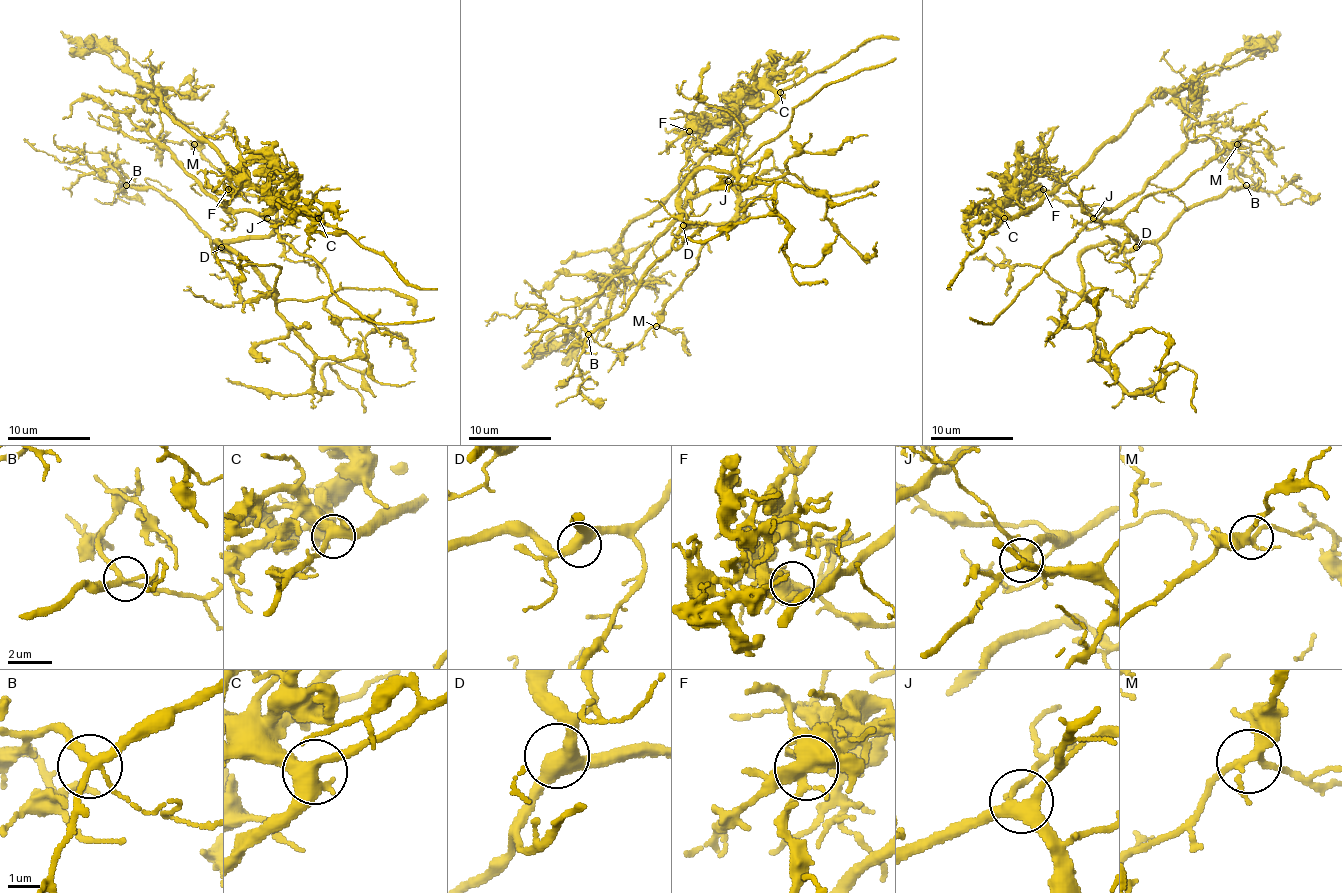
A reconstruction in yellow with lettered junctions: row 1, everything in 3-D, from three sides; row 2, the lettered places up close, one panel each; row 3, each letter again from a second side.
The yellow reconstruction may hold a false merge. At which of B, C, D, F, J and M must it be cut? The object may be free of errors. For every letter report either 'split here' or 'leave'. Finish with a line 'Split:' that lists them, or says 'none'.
B: leave
C: leave
D: leave
F: split here
J: leave
M: leave
Split: F

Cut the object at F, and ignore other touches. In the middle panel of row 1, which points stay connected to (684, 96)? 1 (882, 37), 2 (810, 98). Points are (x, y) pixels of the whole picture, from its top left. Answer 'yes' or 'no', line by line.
1: no
2: yes

